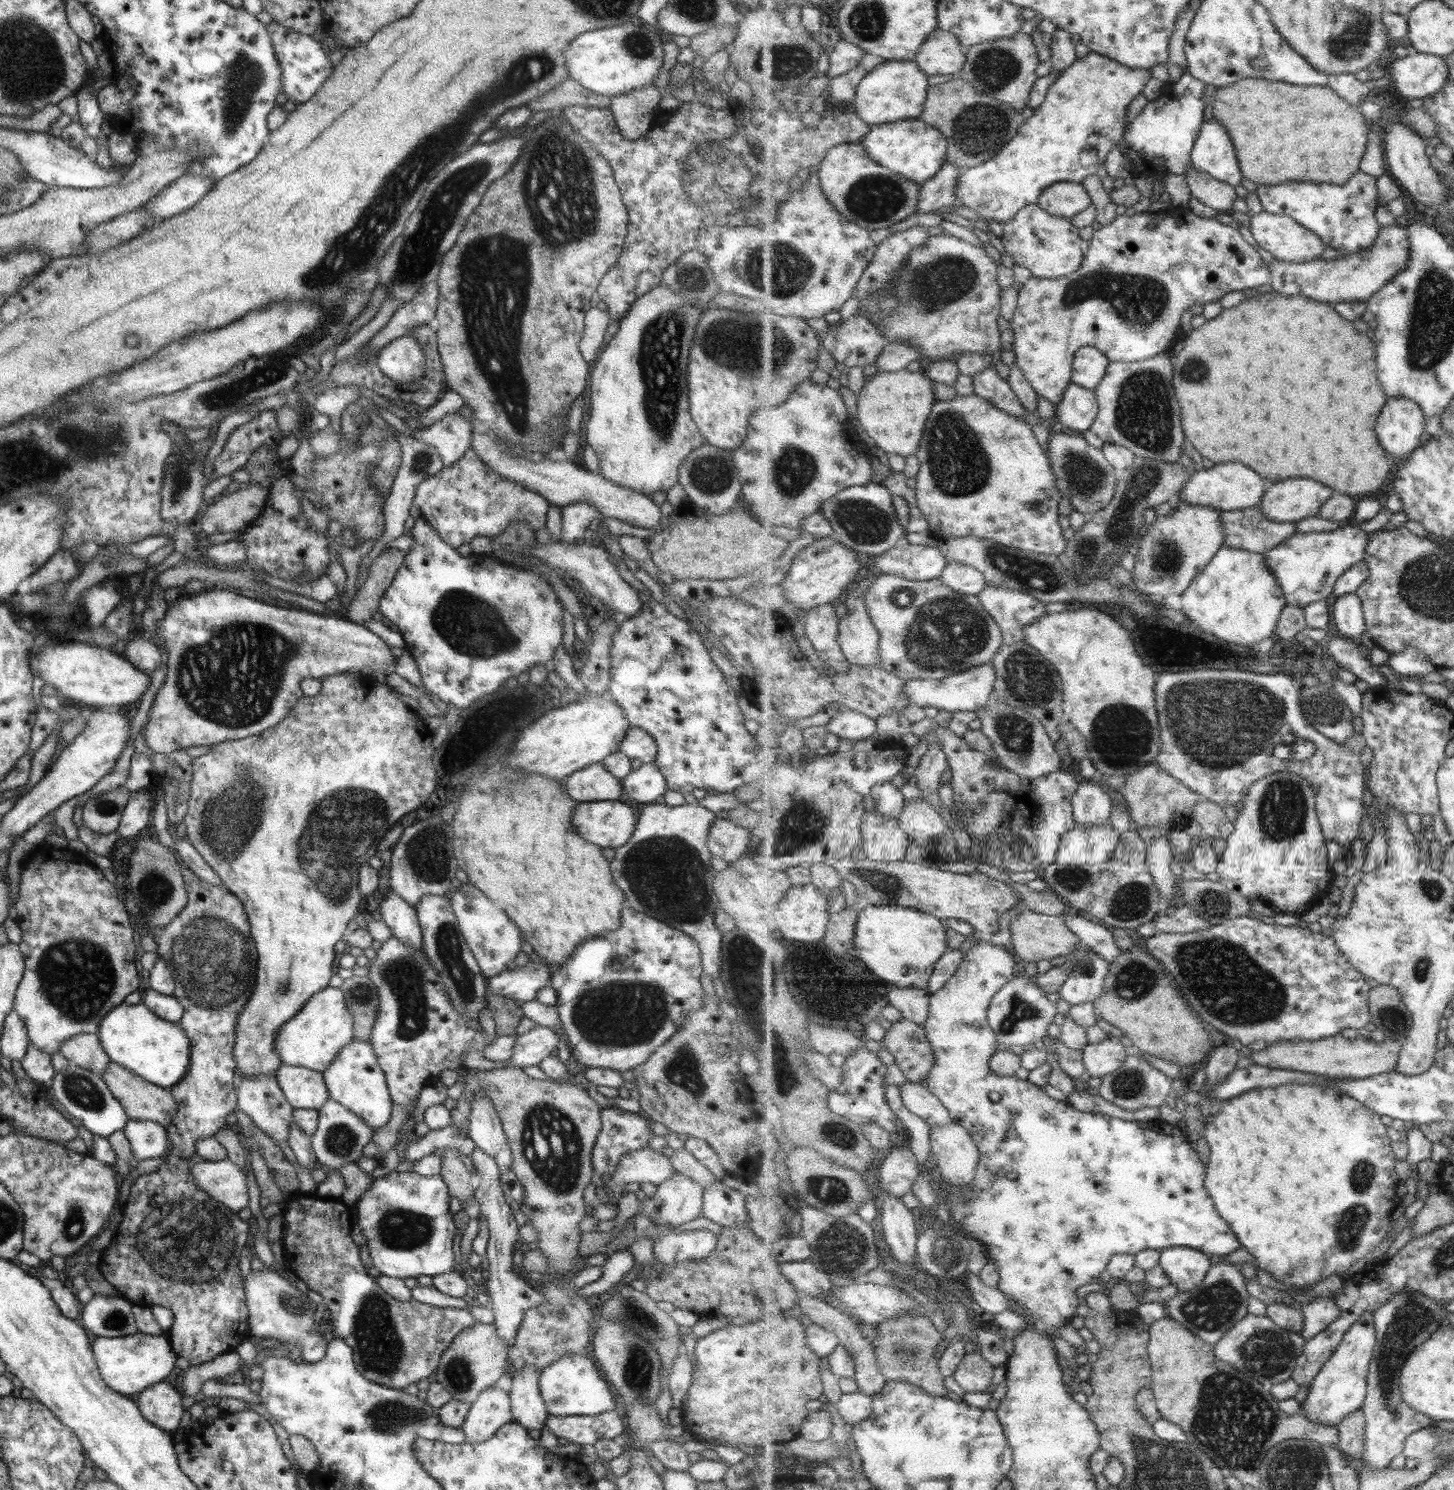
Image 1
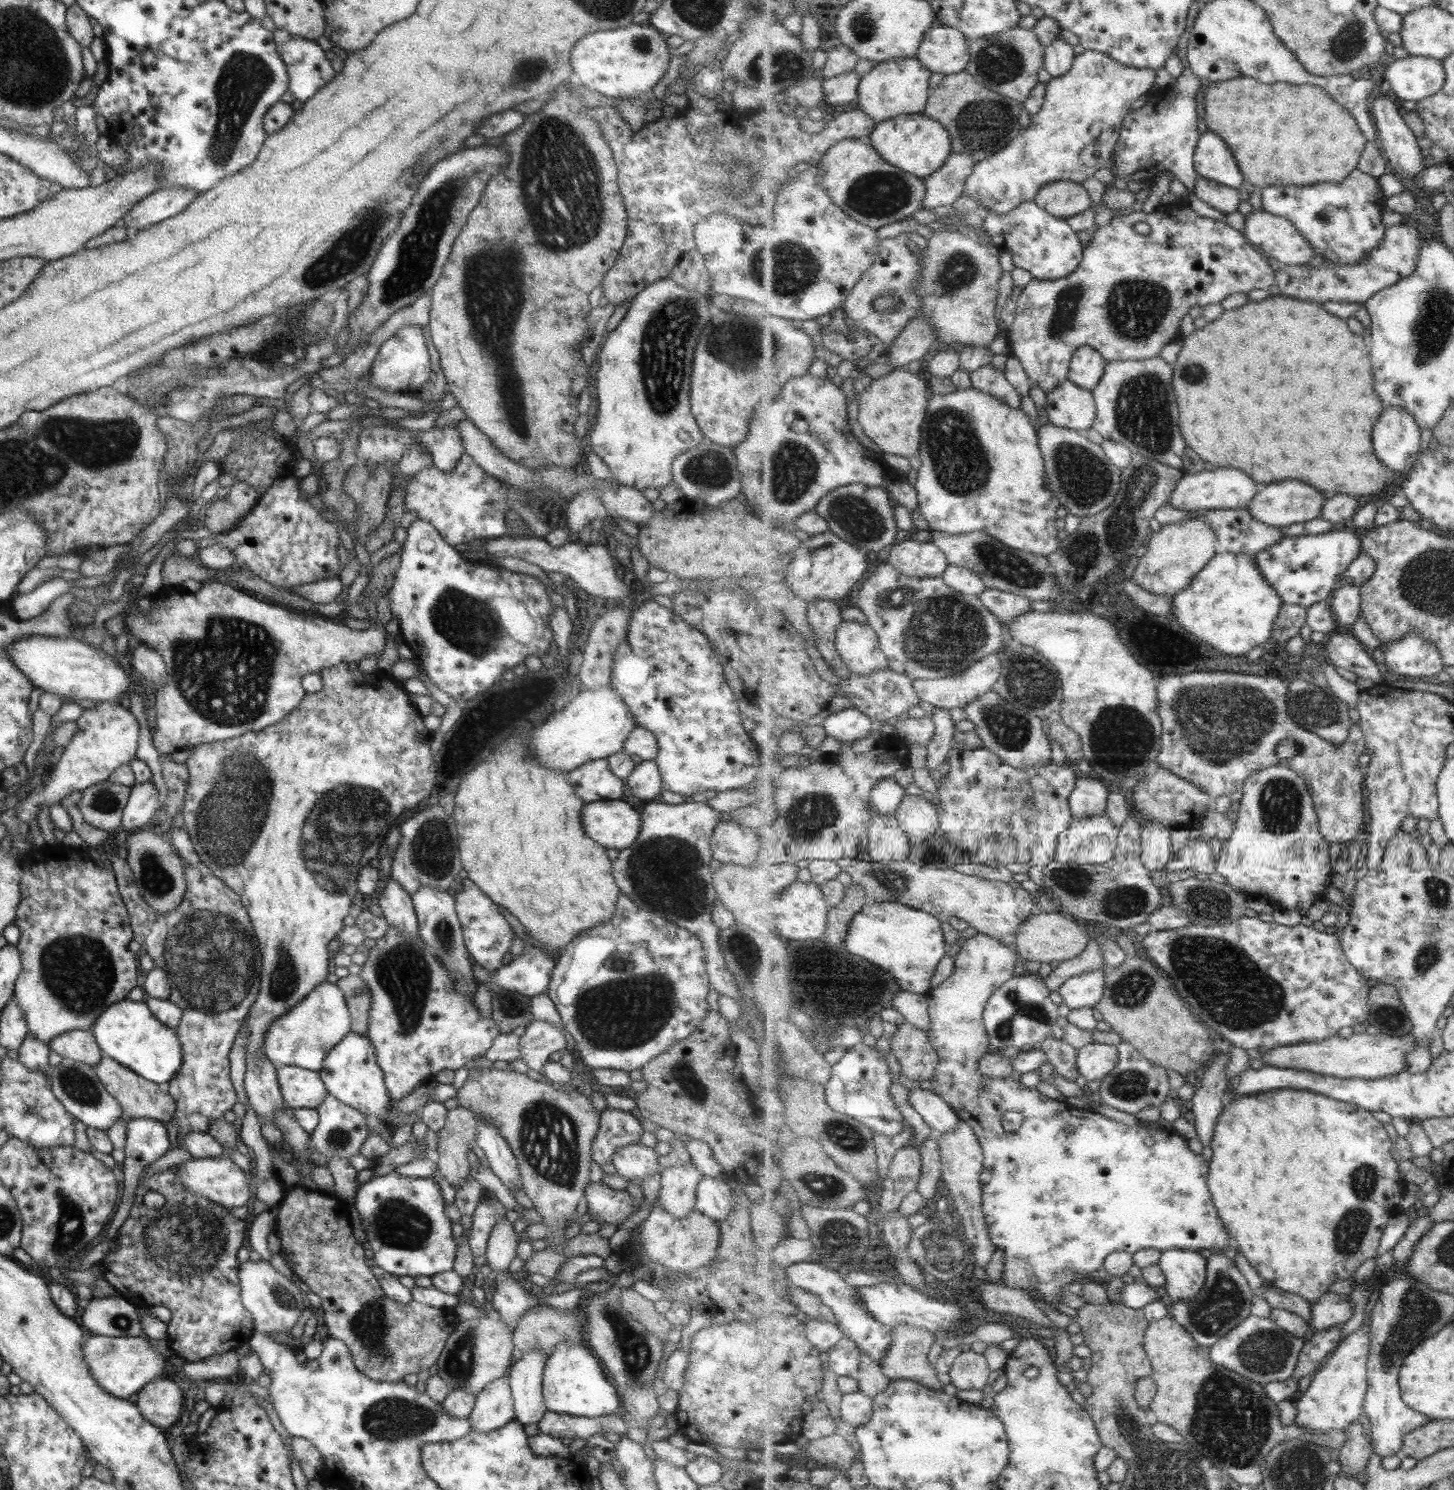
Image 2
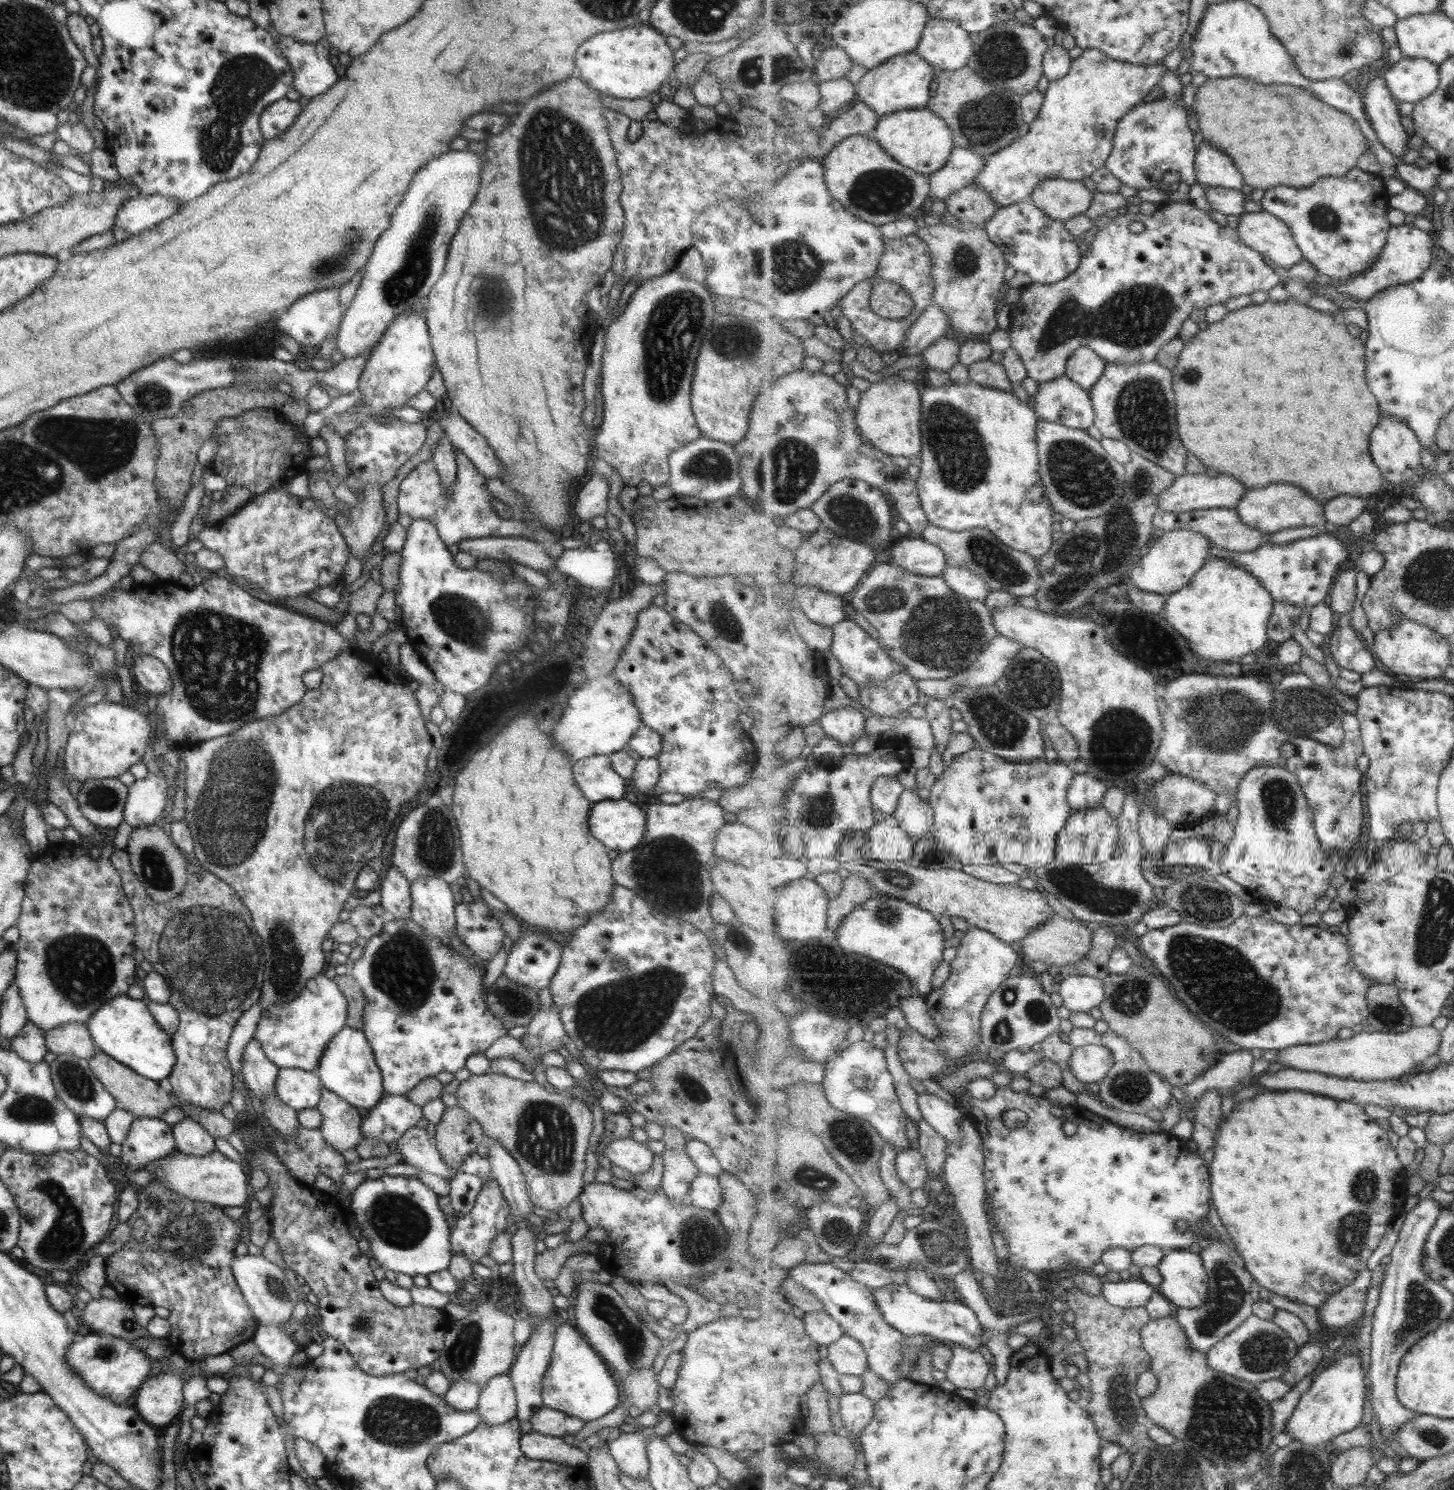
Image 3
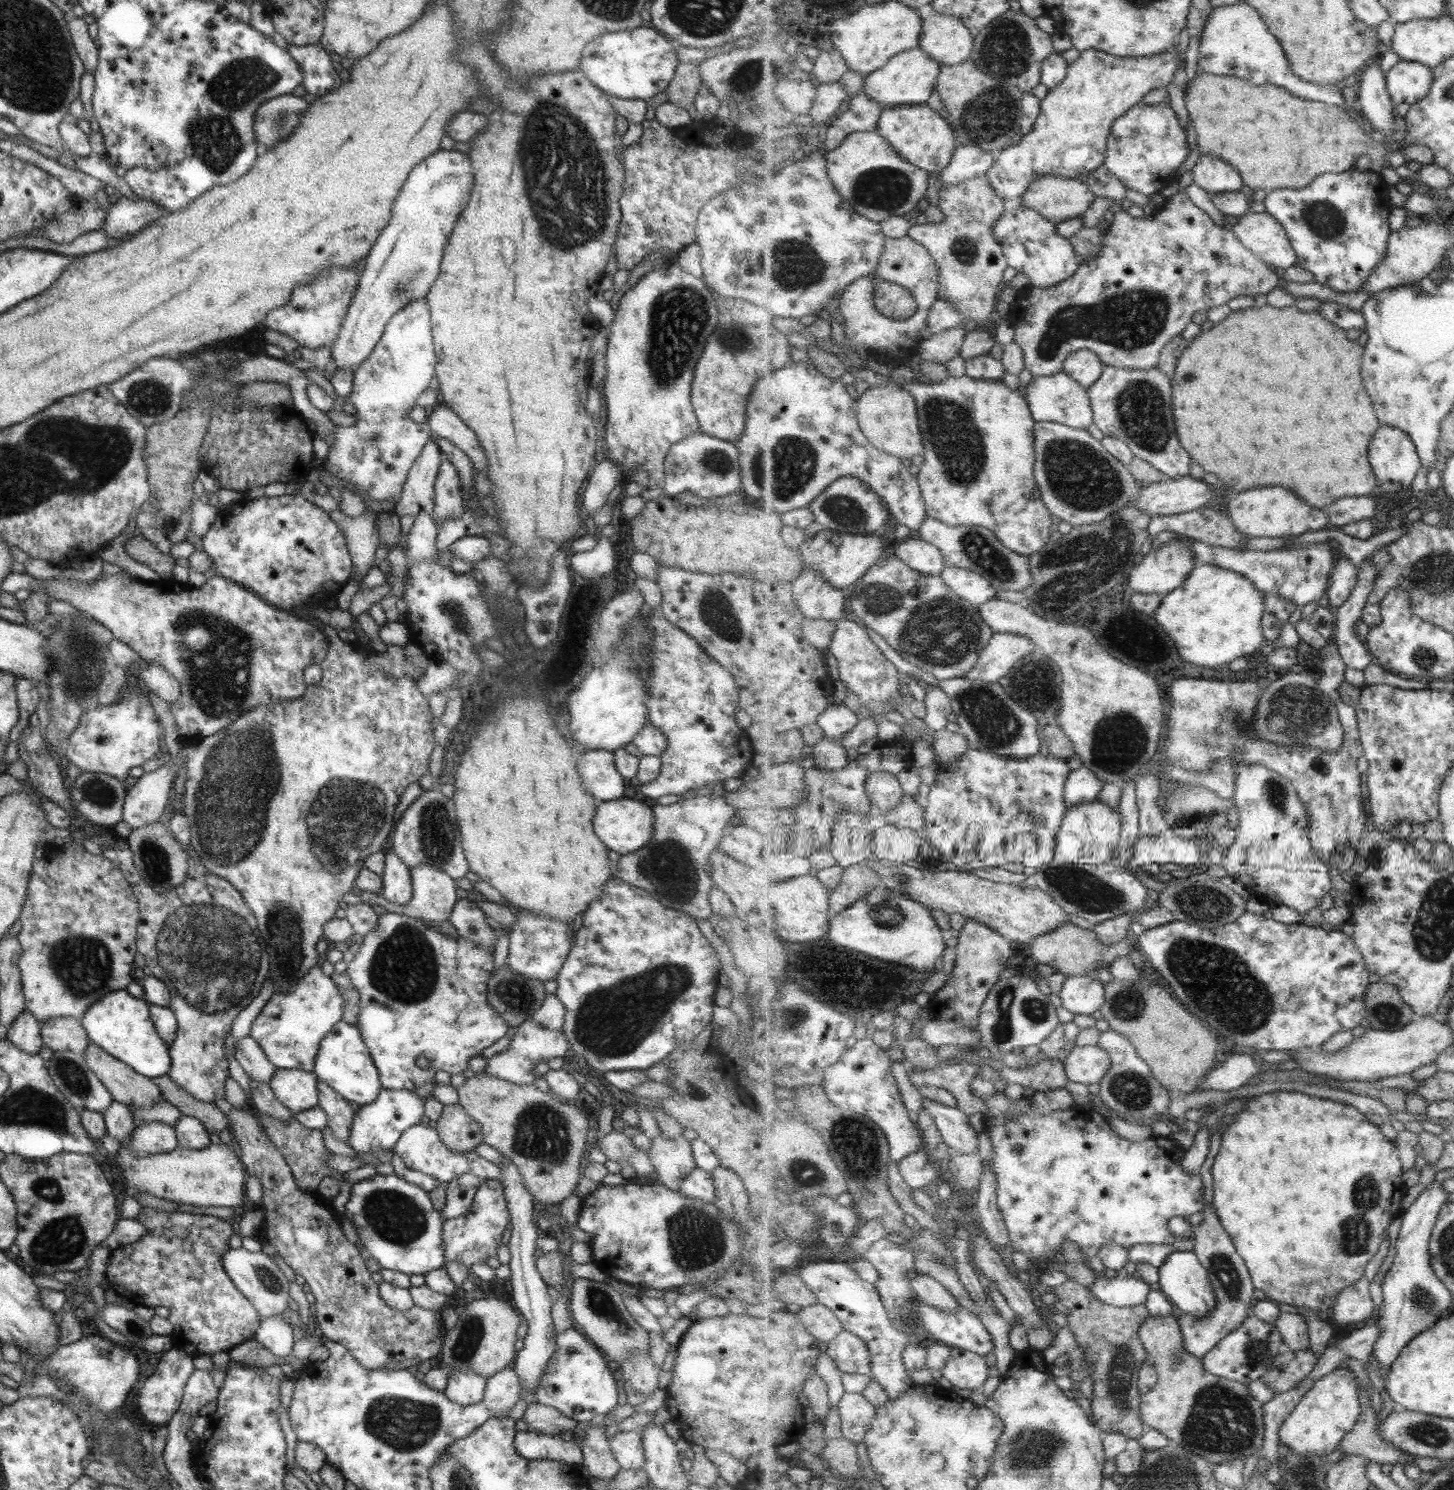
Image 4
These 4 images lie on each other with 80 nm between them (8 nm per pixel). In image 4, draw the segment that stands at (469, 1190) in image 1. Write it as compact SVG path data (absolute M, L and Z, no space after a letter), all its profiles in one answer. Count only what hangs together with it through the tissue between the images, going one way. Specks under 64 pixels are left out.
M443 1105L441 1115L435 1124L434 1130L441 1144L453 1154L473 1151L483 1142L479 1124L459 1105Z

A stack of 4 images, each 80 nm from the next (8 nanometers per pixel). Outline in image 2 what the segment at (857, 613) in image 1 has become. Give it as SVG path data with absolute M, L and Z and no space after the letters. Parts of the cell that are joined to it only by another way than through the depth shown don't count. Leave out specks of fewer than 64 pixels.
M844 621L837 630L836 642L837 651L841 652L841 659L855 675L871 675L878 670L889 668L889 660L880 648L880 636L869 624L863 626L859 622Z

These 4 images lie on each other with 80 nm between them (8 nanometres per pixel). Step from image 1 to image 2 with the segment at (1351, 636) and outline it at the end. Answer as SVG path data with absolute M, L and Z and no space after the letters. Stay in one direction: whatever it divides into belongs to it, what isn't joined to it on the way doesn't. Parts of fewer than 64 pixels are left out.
M1339 583L1332 596L1332 611L1336 622L1347 633L1351 633L1359 612L1362 612L1361 586L1357 583Z

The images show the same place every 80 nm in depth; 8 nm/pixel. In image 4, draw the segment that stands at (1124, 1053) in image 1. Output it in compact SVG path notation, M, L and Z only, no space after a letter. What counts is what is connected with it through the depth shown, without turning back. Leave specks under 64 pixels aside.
M1075 1044L1064 1060L1068 1080L1081 1084L1100 1083L1112 1068L1112 1057L1104 1047Z

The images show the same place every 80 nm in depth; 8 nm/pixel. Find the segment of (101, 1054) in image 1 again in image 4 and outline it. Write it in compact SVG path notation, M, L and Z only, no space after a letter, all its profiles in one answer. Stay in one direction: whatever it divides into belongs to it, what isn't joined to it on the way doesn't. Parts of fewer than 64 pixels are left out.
M53 1017L43 1021L40 1023L40 1037L52 1051L70 1050L81 1054L89 1042L80 1019L73 1017Z

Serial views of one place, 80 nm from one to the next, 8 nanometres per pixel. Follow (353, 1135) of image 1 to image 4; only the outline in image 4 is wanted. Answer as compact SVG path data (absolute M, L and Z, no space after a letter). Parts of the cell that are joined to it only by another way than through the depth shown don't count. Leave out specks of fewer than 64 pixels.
M316 1080L316 1088L318 1099L316 1106L327 1116L325 1132L331 1134L335 1140L347 1144L347 1136L355 1113L349 1108L348 1102L322 1080Z

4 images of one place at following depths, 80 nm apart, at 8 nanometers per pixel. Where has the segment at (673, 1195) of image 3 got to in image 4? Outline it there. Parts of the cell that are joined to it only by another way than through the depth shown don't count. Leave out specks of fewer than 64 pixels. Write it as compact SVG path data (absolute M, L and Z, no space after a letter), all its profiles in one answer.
M661 1134L651 1140L646 1152L651 1167L657 1173L655 1182L678 1192L678 1181L693 1171L696 1166L691 1156L689 1142L683 1136L665 1140Z

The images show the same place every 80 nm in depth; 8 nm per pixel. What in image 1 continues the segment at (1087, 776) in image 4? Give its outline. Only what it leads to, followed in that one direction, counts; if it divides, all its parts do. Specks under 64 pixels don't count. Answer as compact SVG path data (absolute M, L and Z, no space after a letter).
M1091 779L1080 783L1072 805L1077 824L1090 827L1110 823L1114 800L1096 779Z

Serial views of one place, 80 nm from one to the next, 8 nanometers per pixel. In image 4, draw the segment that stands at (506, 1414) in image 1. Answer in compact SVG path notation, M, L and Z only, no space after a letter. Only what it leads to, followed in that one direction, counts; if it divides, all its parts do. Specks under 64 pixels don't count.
M513 1366L501 1369L486 1380L483 1398L480 1400L489 1410L489 1416L506 1416L506 1412L520 1398L519 1380Z

